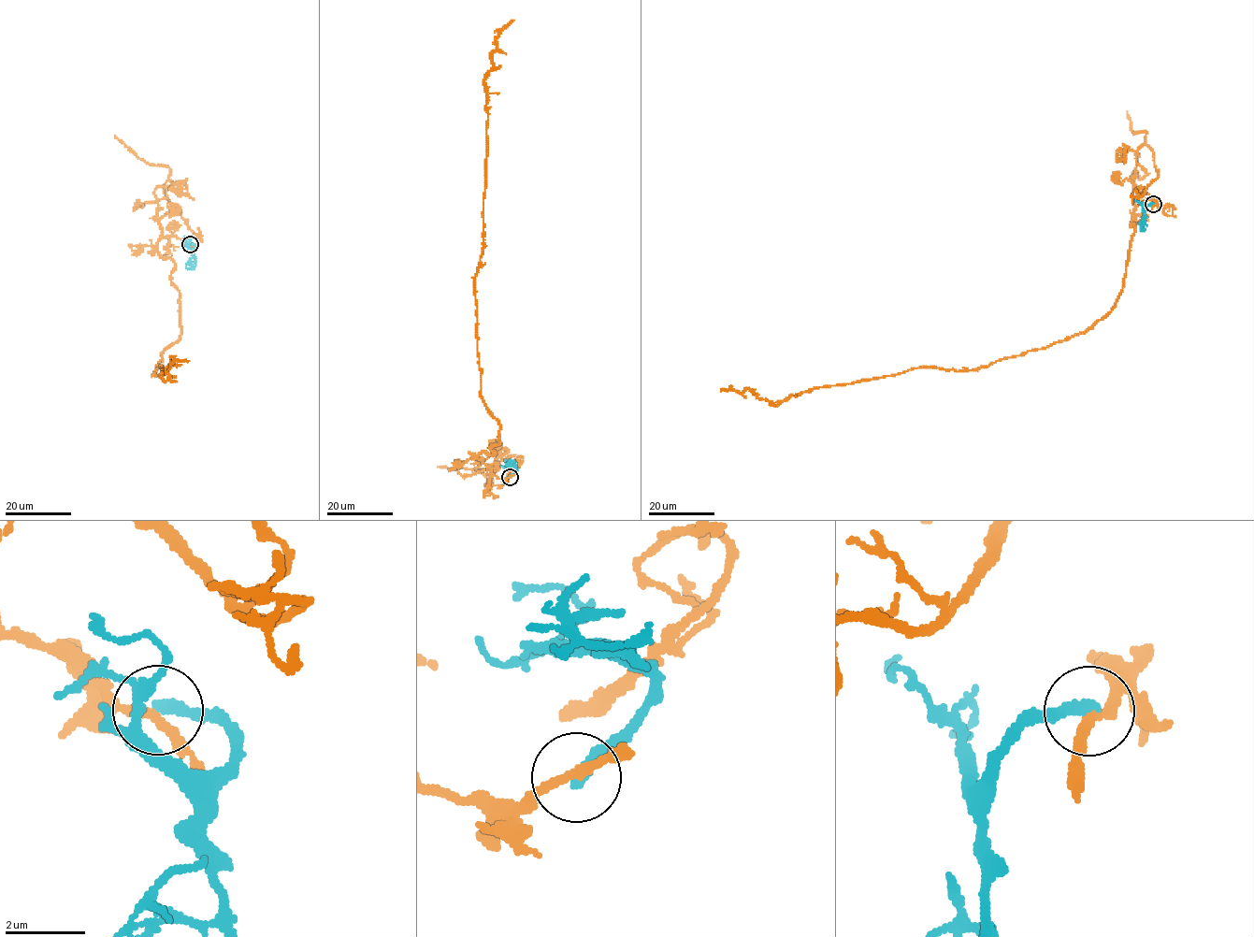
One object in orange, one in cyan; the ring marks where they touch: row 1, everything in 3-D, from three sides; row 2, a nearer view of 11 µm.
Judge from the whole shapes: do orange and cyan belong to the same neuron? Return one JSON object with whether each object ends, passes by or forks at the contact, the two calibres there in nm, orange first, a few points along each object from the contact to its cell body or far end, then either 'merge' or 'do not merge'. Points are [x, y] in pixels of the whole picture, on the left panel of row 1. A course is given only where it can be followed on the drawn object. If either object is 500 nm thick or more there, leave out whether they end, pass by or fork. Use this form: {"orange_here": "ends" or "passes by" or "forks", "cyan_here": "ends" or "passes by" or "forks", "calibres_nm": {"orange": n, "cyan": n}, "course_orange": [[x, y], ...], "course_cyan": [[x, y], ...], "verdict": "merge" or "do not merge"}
{"orange_here": "passes by", "cyan_here": "ends", "calibres_nm": {"orange": 240, "cyan": 320}, "course_orange": [[190, 245], [157, 241], [174, 262], [180, 334], [154, 374], [162, 365], [164, 381], [172, 361], [189, 361]], "course_cyan": [[190, 245], [196, 248], [195, 260], [185, 266], [188, 269]], "verdict": "do not merge"}

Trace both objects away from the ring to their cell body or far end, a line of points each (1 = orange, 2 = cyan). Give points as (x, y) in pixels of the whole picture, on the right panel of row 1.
1: (1153, 205), (1134, 209), (1117, 300), (1084, 332), (972, 369), (916, 367), (776, 404), (720, 390)
2: (1153, 205), (1145, 209), (1144, 231)

